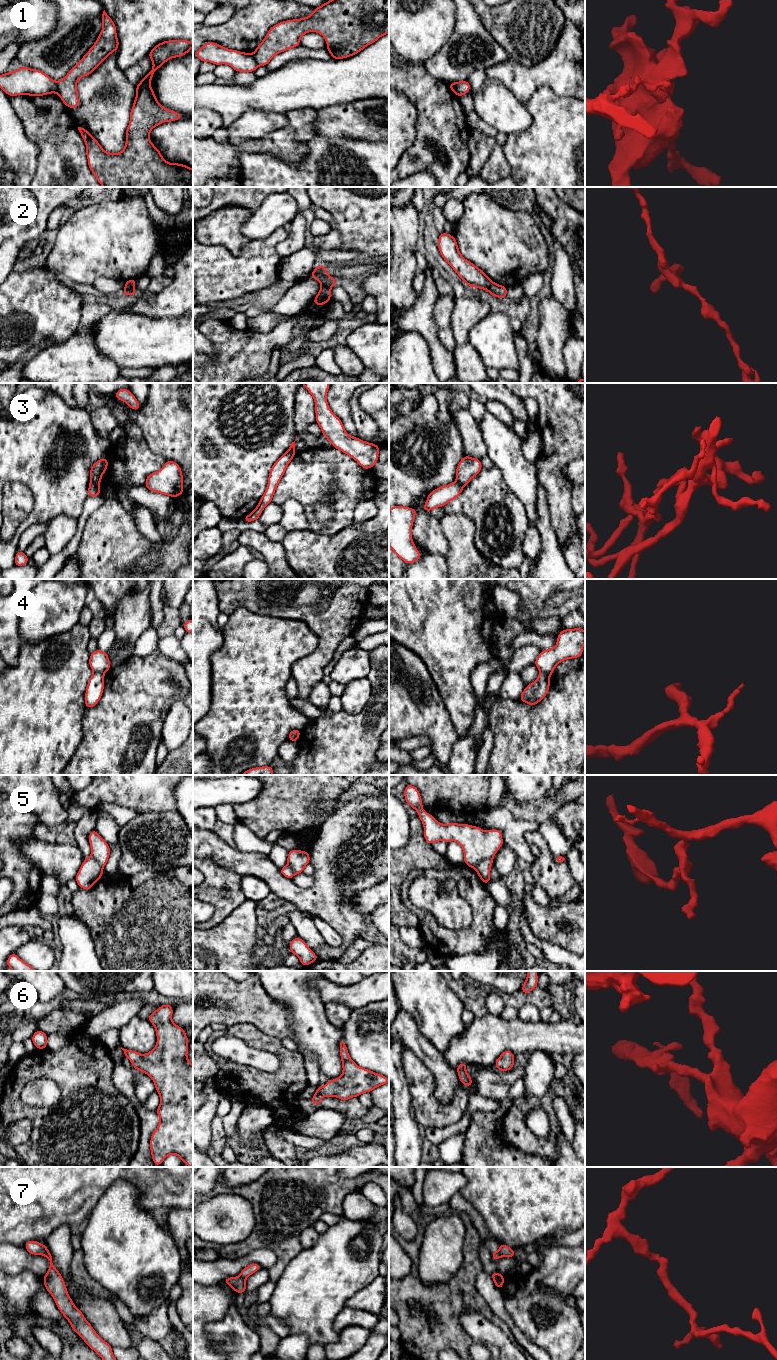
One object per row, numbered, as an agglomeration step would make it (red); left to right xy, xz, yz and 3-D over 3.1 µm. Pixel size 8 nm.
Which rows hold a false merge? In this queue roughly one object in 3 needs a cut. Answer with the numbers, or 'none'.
1, 2, 3, 4, 5, 7

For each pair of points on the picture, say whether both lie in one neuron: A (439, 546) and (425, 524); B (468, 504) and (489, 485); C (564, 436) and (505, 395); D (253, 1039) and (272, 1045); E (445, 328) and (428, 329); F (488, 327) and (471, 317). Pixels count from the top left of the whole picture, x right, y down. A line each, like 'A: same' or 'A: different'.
A: same
B: same
C: different
D: same
E: different
F: different

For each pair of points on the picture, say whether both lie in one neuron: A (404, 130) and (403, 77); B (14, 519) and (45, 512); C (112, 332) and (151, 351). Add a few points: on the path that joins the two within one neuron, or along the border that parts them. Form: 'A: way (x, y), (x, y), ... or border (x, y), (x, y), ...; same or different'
A: border (399, 92), (412, 103), (416, 114); different
B: border (32, 493), (33, 508), (13, 534); different
C: way (122, 336), (130, 340), (141, 341); same

